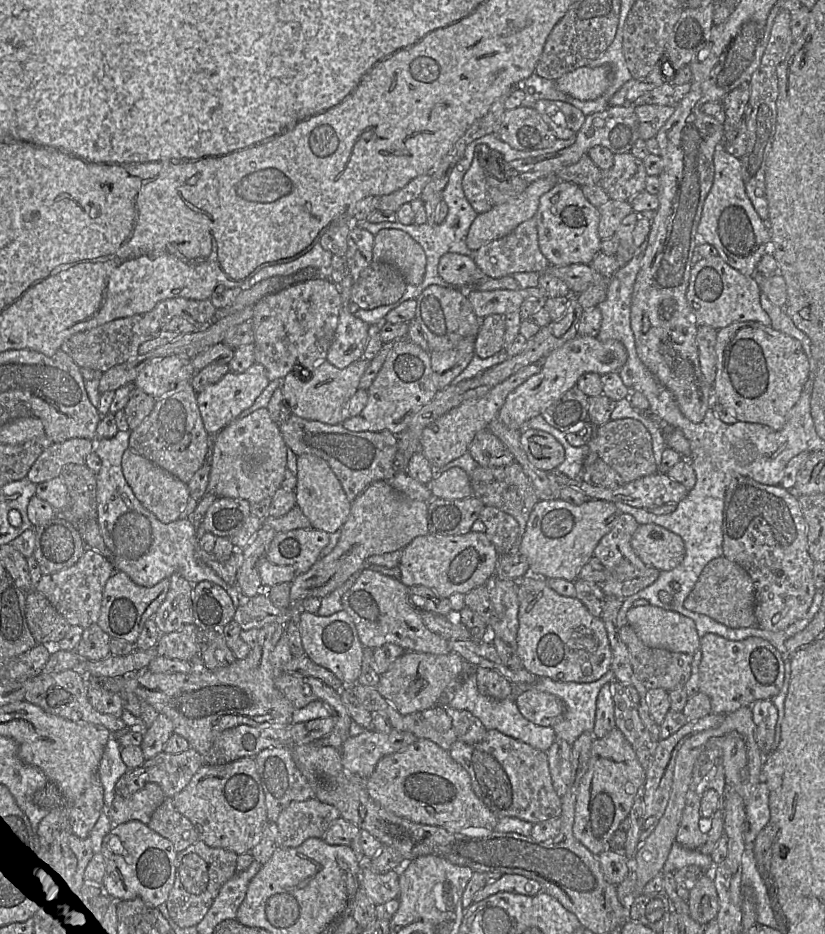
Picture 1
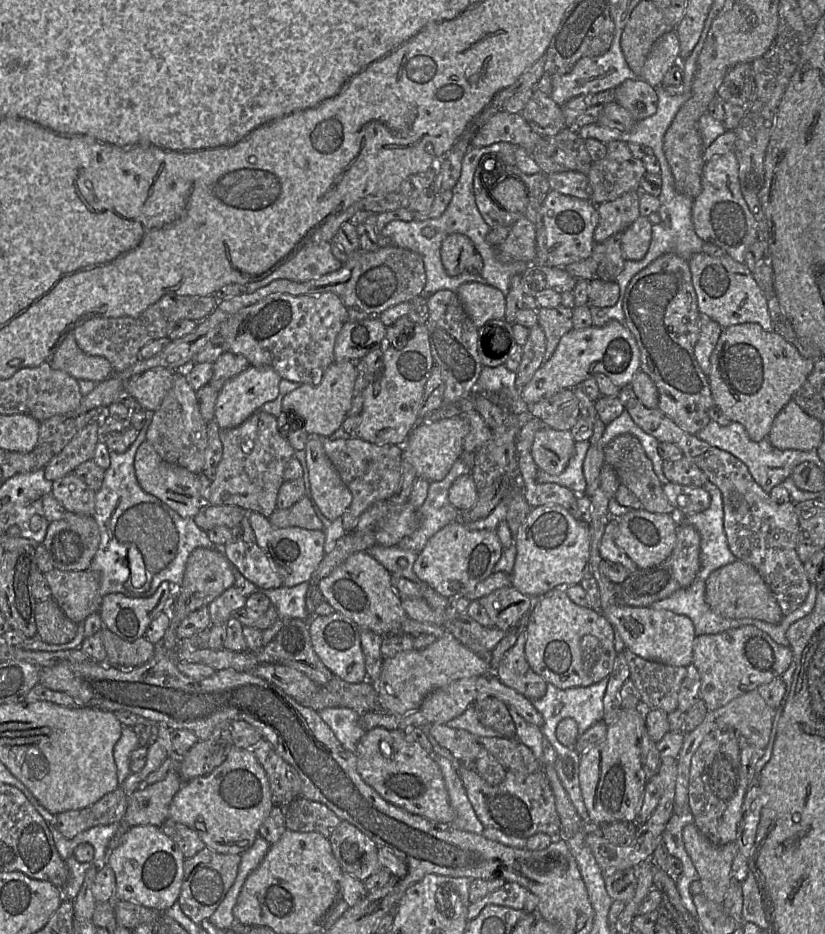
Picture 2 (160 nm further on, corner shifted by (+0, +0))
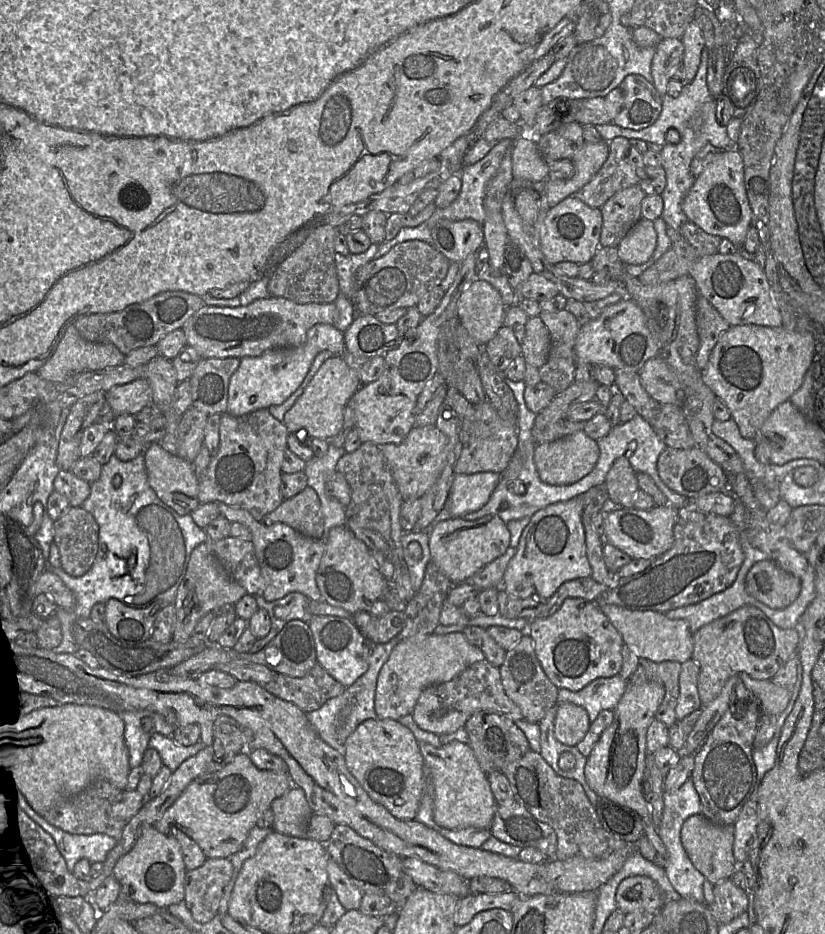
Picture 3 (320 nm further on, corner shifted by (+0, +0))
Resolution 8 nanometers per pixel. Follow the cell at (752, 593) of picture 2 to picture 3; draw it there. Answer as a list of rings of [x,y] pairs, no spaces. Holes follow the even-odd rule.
[[[770,560],[756,562],[745,577],[746,592],[772,609],[783,609],[798,597],[800,579]]]

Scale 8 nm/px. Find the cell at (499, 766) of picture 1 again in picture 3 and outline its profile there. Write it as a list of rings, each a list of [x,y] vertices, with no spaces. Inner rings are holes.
[[[514,801],[510,805],[497,805],[490,831],[500,841],[520,848],[534,847],[540,850],[547,860],[555,859],[557,836],[554,829],[548,824],[537,820],[517,801]]]

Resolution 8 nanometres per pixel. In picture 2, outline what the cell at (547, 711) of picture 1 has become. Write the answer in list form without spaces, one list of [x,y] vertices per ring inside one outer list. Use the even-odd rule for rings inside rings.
[[[494,672],[462,678],[432,691],[425,697],[419,710],[429,724],[446,724],[448,721],[461,715],[470,705],[474,704],[479,697],[488,696],[495,697],[504,702],[507,706],[514,707],[518,714],[527,722],[539,728],[542,727],[544,723],[543,717],[534,707],[531,700],[517,692],[515,689],[503,684]]]

